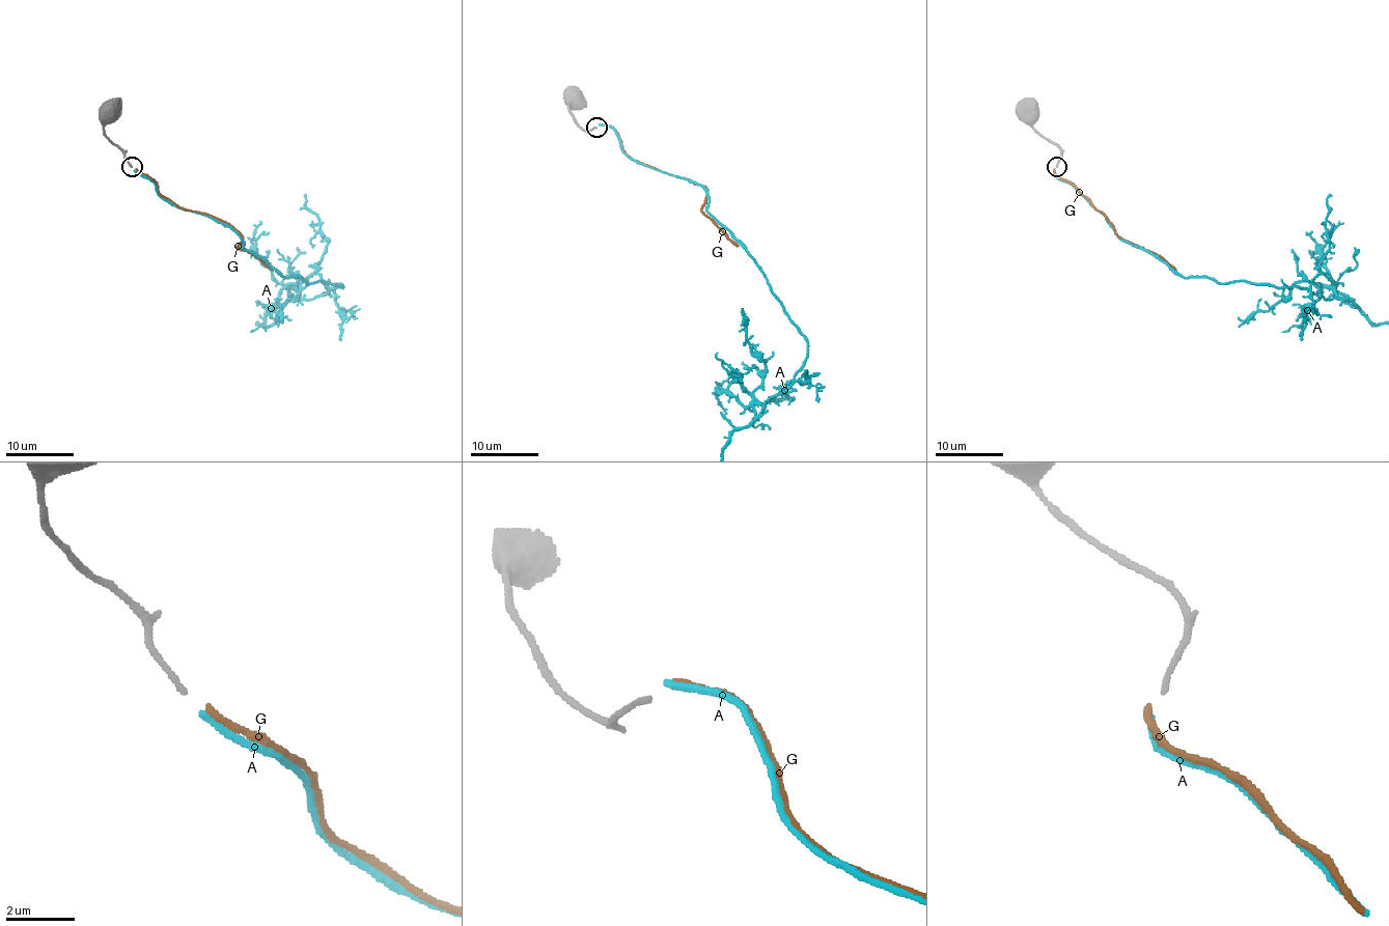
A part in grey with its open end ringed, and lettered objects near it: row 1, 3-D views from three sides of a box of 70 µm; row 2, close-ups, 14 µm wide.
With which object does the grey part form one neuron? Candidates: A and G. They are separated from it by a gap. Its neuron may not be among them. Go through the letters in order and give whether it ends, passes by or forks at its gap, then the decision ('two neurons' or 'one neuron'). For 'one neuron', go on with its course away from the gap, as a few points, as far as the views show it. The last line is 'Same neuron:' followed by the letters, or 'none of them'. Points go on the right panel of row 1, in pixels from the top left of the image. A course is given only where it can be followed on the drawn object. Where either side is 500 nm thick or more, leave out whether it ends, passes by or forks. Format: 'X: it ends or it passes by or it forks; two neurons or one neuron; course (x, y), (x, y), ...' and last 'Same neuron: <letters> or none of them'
A: it ends; two neurons
G: it ends; one neuron; course (1054, 169), (1059, 177), (1068, 180), (1108, 218), (1115, 231), (1126, 241), (1161, 255), (1174, 269)
Same neuron: G

